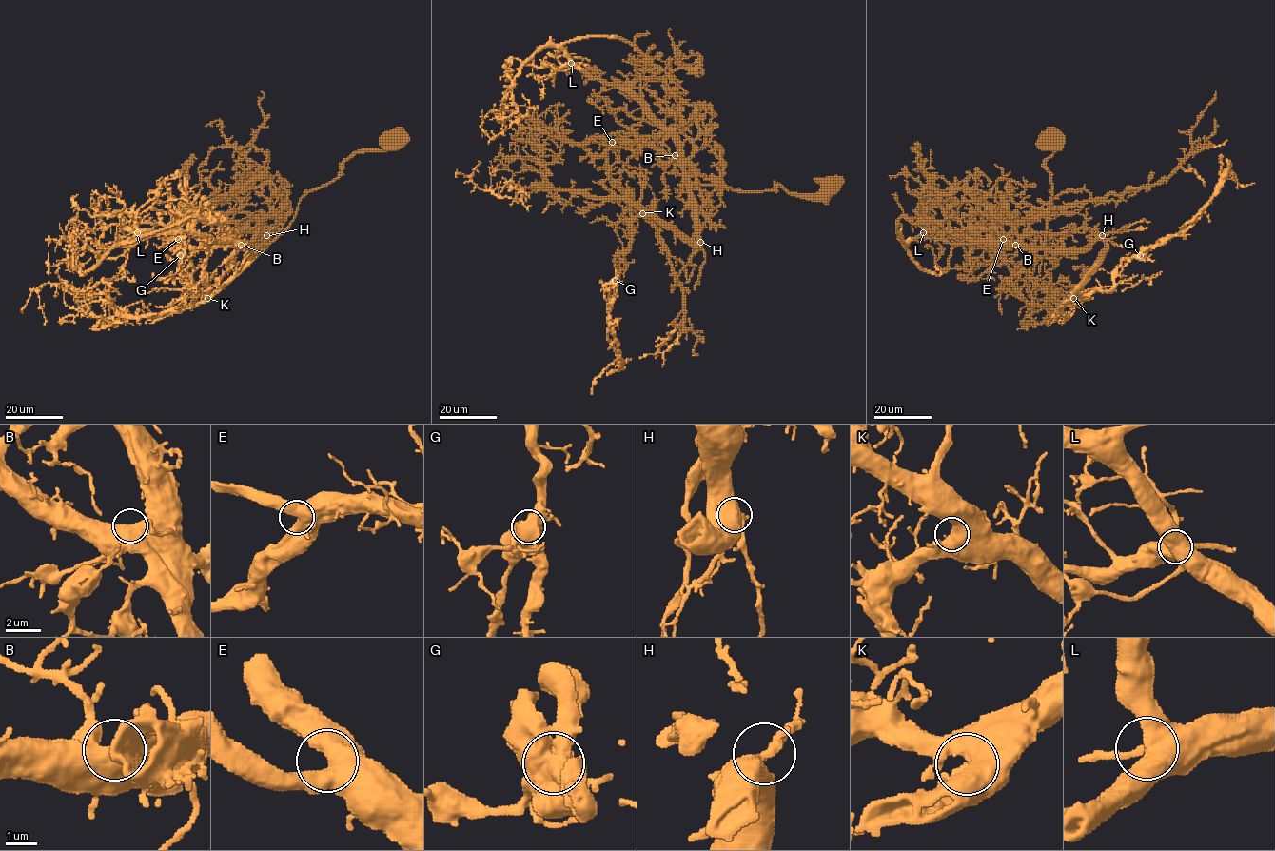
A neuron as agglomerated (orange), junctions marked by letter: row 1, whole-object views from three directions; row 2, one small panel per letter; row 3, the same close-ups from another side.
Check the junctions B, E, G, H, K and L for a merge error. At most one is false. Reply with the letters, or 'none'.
G

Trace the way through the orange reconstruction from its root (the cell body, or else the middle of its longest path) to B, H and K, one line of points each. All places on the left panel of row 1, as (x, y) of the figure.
B: (394, 144), (384, 150), (355, 152), (336, 178), (301, 199), (294, 220), (274, 239), (258, 247), (241, 245)
H: (394, 144), (384, 150), (355, 152), (336, 178), (301, 199), (291, 224), (258, 251), (266, 235)
K: (394, 144), (355, 152), (336, 178), (301, 199), (285, 229), (258, 251), (262, 239), (257, 252), (207, 298)

